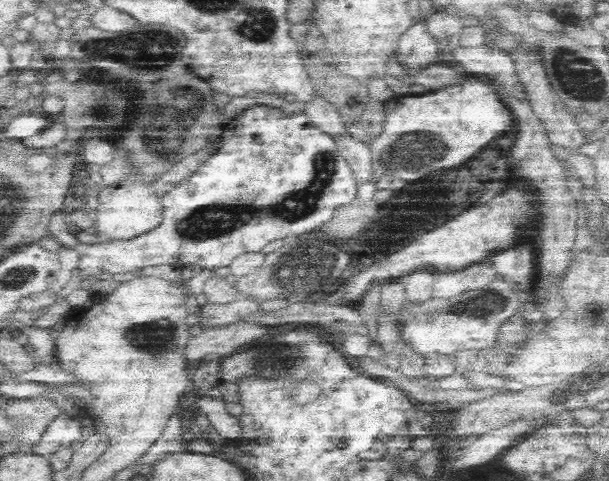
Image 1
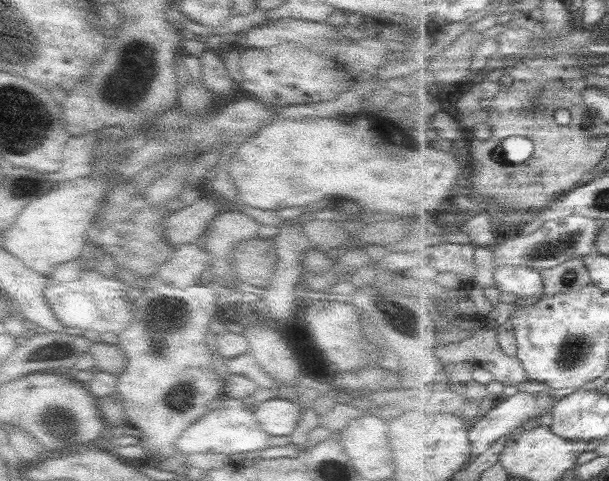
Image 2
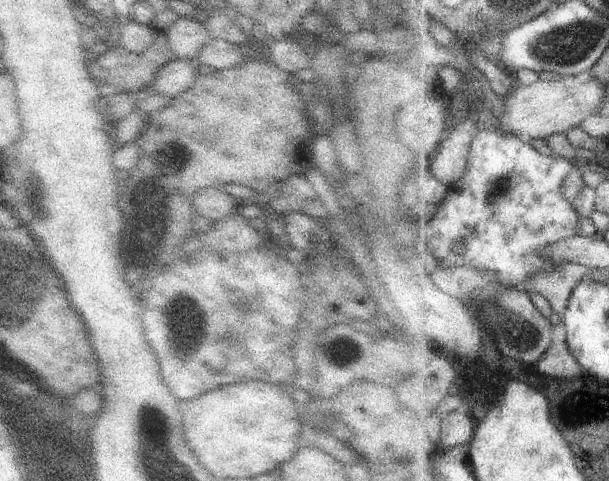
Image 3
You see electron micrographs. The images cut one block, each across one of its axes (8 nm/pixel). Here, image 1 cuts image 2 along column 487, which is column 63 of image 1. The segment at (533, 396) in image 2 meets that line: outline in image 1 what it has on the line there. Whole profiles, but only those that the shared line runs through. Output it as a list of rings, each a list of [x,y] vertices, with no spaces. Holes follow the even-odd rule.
[[[66,412],[60,413],[48,426],[41,440],[30,453],[49,460],[50,456],[59,450],[76,446],[82,439],[83,427]]]

